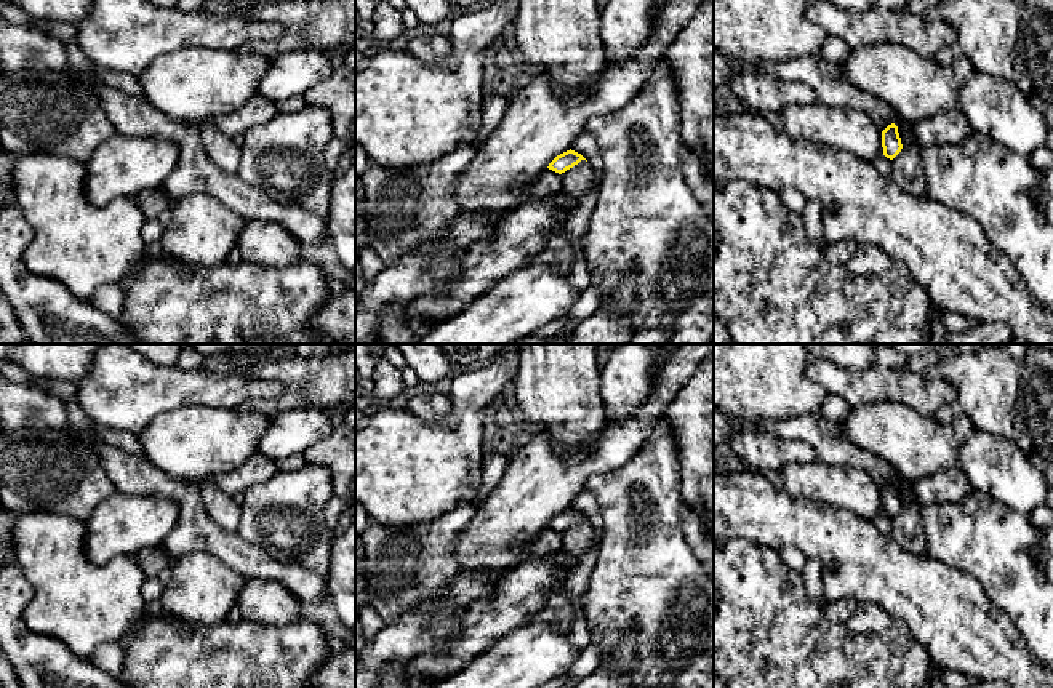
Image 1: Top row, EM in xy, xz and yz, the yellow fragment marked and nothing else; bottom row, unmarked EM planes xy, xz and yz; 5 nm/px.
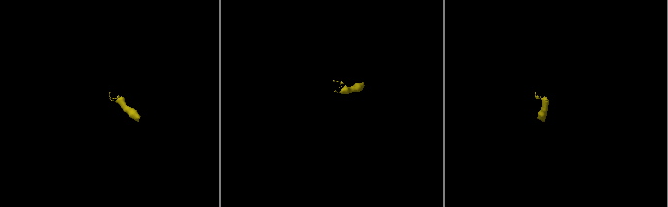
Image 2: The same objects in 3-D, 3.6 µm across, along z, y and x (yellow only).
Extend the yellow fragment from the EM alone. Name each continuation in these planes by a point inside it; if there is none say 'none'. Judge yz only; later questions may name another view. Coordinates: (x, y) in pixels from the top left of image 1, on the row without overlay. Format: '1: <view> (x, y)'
none

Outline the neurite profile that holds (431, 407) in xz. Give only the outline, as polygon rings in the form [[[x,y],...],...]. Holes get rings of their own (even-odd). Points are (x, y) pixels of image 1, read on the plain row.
[[[419,394],[413,397],[405,410],[419,419],[434,422],[445,418],[451,410],[451,398],[448,394]]]

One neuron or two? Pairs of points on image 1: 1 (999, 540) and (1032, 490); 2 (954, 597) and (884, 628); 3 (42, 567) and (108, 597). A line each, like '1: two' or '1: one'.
1: two
2: two
3: one

